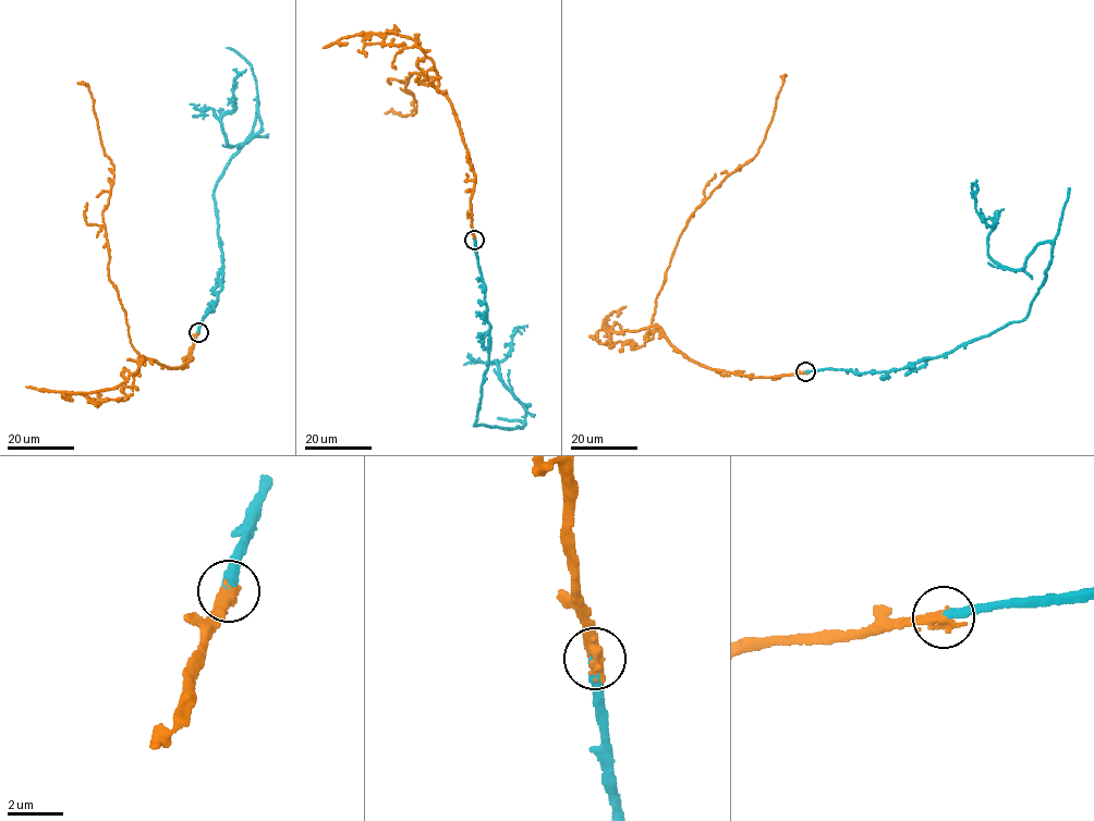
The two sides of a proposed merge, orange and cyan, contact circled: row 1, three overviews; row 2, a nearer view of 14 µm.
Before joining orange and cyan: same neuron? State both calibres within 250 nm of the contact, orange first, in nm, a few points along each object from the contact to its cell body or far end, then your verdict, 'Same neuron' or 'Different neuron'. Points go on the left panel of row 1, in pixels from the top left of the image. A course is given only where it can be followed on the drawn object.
Thickness 360 nm (orange) against 320 nm. Course of orange: (198, 332), (181, 367), (143, 357), (131, 342), (102, 212), (114, 167), (89, 88), (77, 84). Course of cyan: (198, 332), (223, 274), (217, 182), (251, 134), (257, 98), (260, 129), (226, 142), (221, 118), (241, 75). Same neuron

